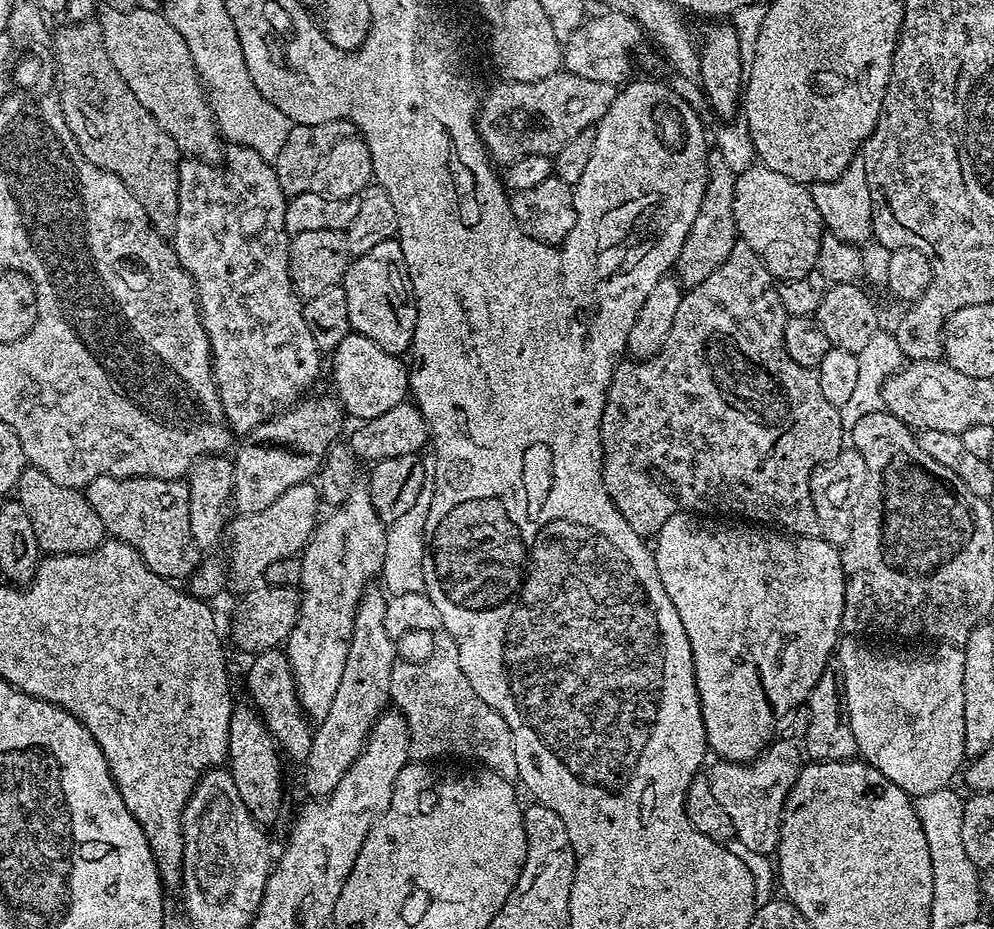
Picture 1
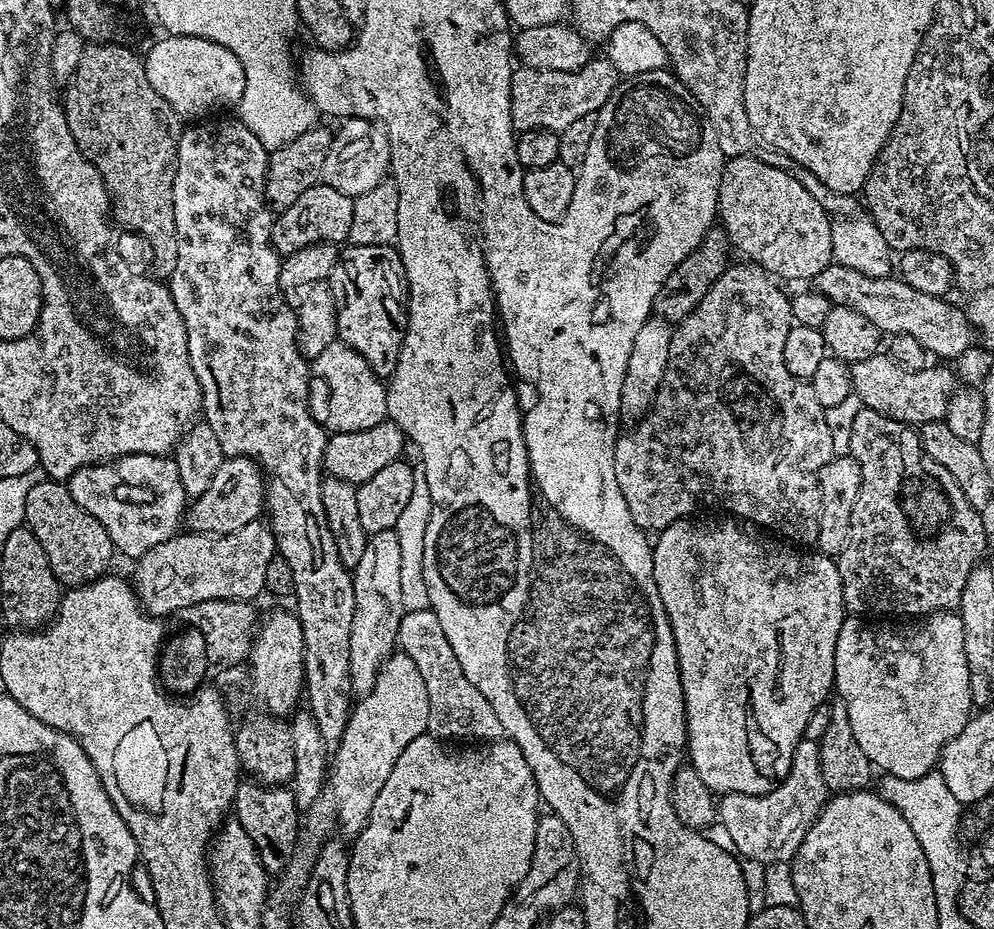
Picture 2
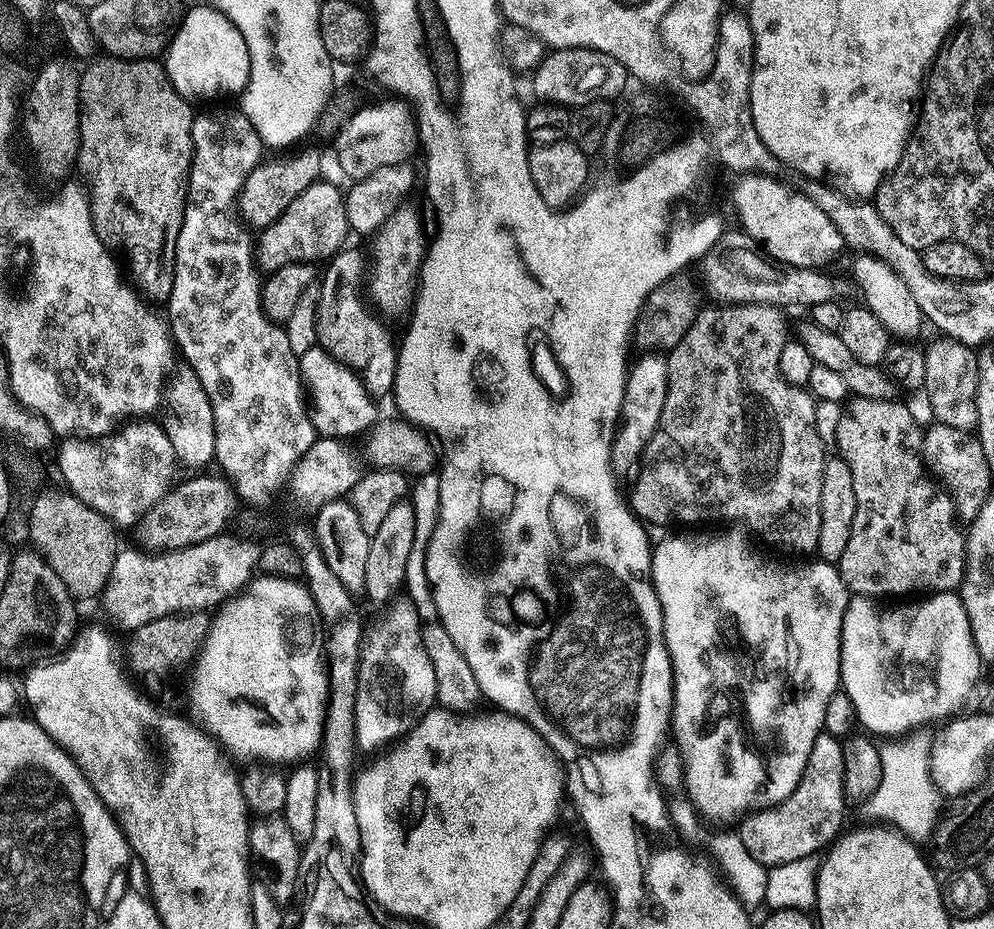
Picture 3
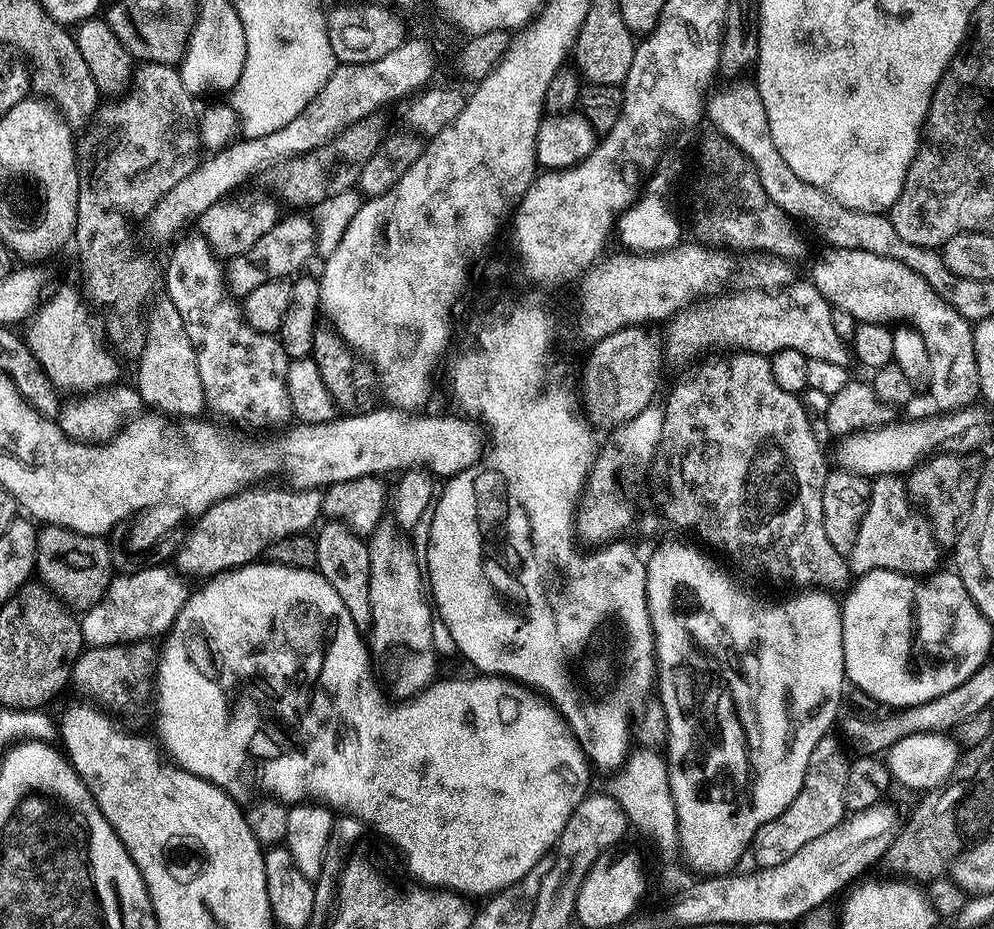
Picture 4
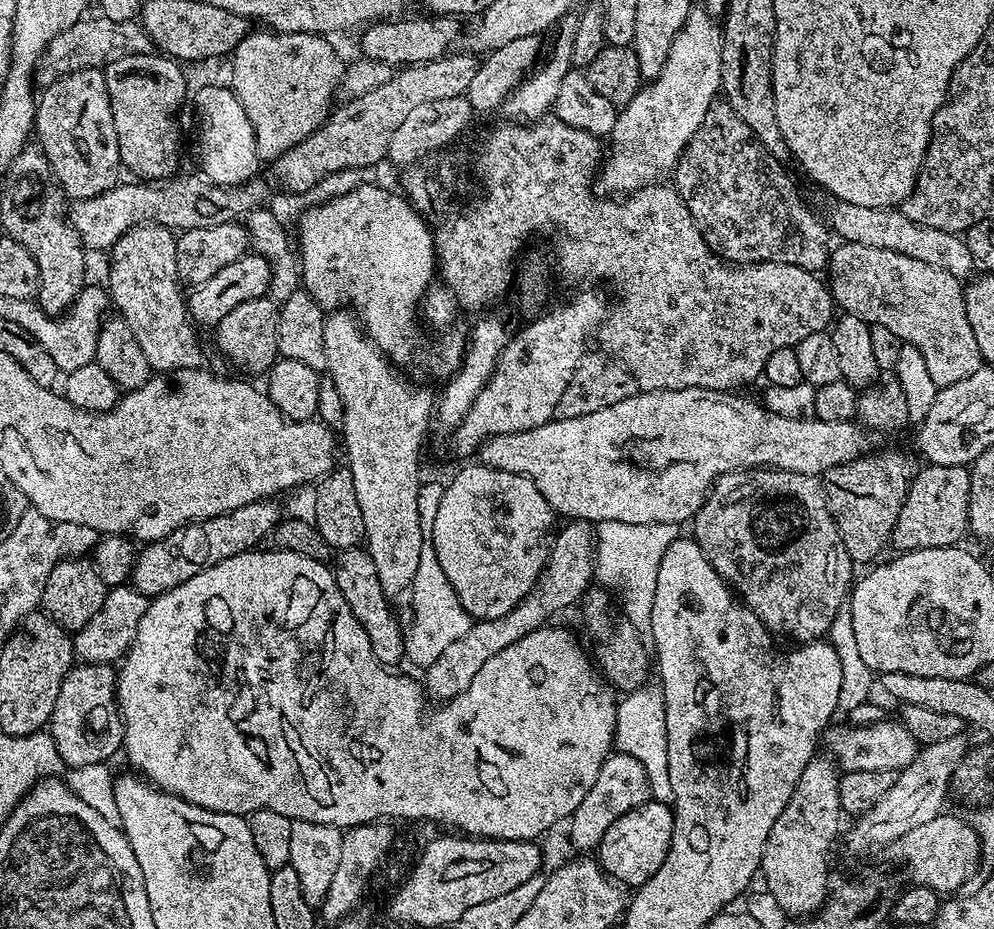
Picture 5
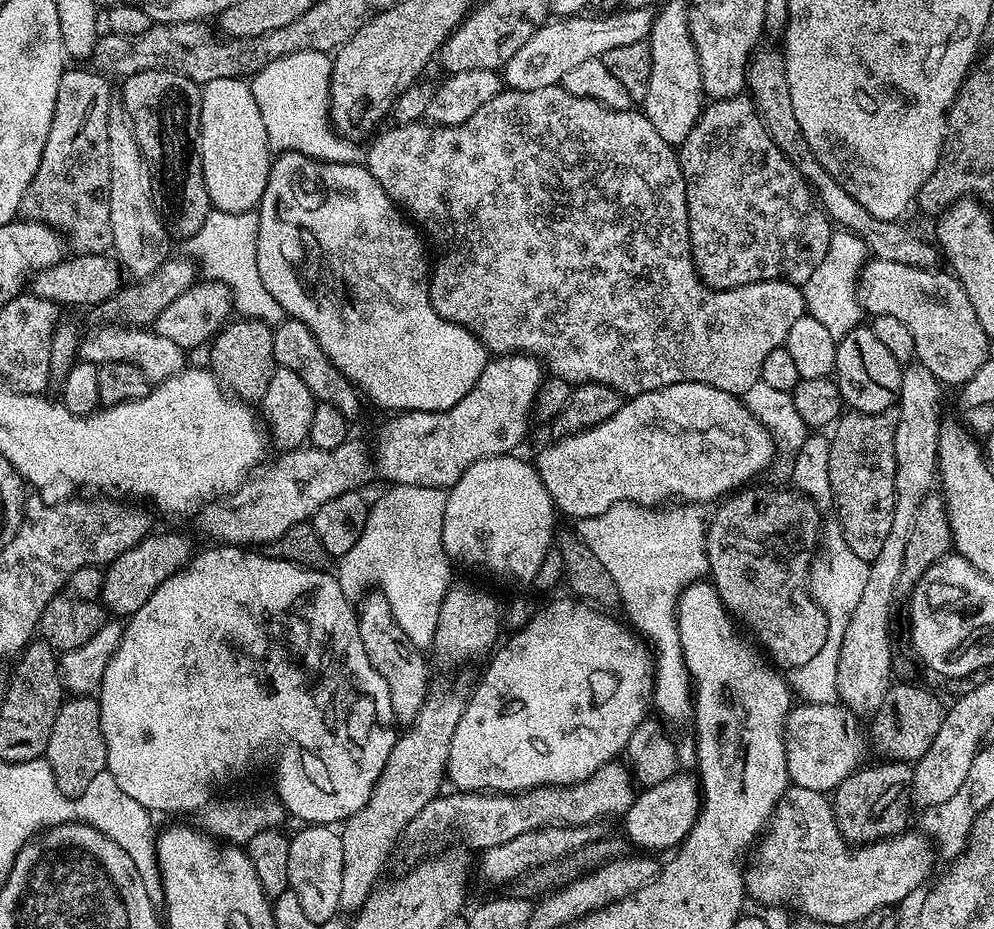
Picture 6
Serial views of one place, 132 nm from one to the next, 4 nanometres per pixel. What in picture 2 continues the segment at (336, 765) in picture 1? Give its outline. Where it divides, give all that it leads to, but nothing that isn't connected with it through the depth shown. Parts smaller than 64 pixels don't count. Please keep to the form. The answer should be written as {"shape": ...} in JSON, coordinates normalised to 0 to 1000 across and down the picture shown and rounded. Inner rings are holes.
{"shape":[[[397,567],[373,574],[360,609],[353,612],[356,631],[356,674],[352,674],[352,730],[354,744],[365,747],[376,738],[383,715],[394,705],[408,656],[403,636],[404,595]]]}

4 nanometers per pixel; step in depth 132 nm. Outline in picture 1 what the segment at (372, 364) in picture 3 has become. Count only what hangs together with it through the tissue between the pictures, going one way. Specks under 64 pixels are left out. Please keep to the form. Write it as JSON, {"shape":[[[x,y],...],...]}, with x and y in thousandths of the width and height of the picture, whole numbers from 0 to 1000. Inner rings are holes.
{"shape":[[[401,257],[380,260],[376,269],[368,269],[368,273],[357,277],[346,292],[344,309],[348,316],[348,338],[350,351],[361,362],[367,362],[384,377],[394,383],[405,384],[414,374],[416,351],[419,350],[419,329],[412,318],[412,307],[406,292],[406,274]]]}

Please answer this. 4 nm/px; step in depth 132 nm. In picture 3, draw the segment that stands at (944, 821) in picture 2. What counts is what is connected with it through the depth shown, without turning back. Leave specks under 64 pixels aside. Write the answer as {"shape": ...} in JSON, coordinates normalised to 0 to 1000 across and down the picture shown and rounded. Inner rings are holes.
{"shape":[[[927,781],[909,793],[897,794],[884,802],[887,840],[879,855],[864,867],[863,874],[869,882],[866,884],[898,889],[916,904],[932,902],[937,898],[948,864],[937,837],[937,793],[937,787]]]}

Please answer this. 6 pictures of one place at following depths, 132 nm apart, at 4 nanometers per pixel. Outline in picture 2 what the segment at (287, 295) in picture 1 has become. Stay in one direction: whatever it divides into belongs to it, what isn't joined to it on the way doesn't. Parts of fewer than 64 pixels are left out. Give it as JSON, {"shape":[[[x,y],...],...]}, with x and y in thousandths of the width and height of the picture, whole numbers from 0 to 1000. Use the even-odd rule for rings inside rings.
{"shape":[[[209,127],[204,131],[193,131],[188,135],[181,143],[181,152],[179,153],[179,174],[177,175],[177,186],[175,187],[175,243],[177,244],[177,251],[179,252],[179,286],[175,286],[175,295],[173,300],[168,302],[168,308],[173,313],[173,320],[175,321],[175,329],[179,329],[179,338],[183,338],[183,347],[187,351],[187,364],[189,365],[189,380],[191,381],[191,394],[195,398],[195,403],[199,407],[199,416],[201,417],[201,423],[203,424],[203,448],[204,451],[211,459],[211,463],[215,463],[215,467],[219,470],[219,480],[223,480],[226,492],[230,491],[249,491],[253,495],[257,495],[262,501],[267,513],[268,524],[266,527],[266,540],[268,544],[269,563],[274,571],[274,578],[278,584],[278,592],[281,598],[288,605],[292,605],[292,614],[296,618],[296,631],[294,637],[296,643],[298,642],[298,651],[296,651],[297,658],[302,664],[302,679],[306,687],[306,735],[305,740],[310,741],[310,758],[314,771],[320,777],[320,790],[324,790],[324,799],[327,806],[337,807],[342,804],[342,795],[344,790],[348,786],[350,780],[350,773],[352,765],[356,760],[356,746],[354,744],[354,731],[350,722],[352,721],[352,674],[356,674],[356,631],[354,630],[354,617],[351,612],[346,610],[344,604],[340,601],[340,592],[336,588],[336,579],[332,575],[330,569],[330,563],[328,562],[328,551],[326,549],[326,537],[324,536],[324,527],[326,526],[326,517],[324,516],[324,505],[326,503],[326,481],[330,475],[331,466],[328,464],[327,457],[322,456],[314,449],[314,443],[310,440],[310,400],[312,405],[312,392],[307,388],[306,382],[302,379],[302,374],[298,367],[298,332],[295,328],[286,327],[282,332],[282,336],[278,336],[278,327],[274,323],[283,322],[284,315],[282,313],[282,282],[283,276],[281,276],[276,268],[274,268],[274,238],[276,236],[275,225],[272,223],[269,215],[266,213],[266,193],[270,186],[270,169],[272,167],[271,160],[264,157],[264,153],[260,153],[260,149],[256,149],[256,144],[249,137],[241,130],[240,127],[233,127],[233,129],[213,129],[217,127]]]}

